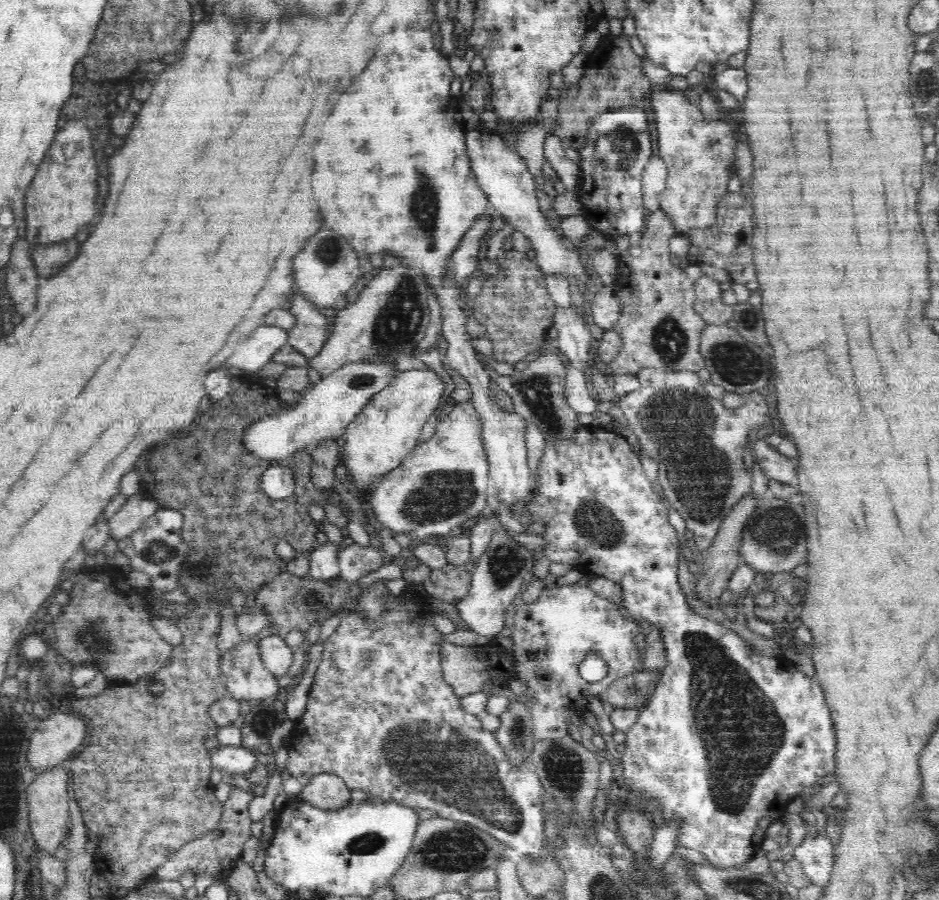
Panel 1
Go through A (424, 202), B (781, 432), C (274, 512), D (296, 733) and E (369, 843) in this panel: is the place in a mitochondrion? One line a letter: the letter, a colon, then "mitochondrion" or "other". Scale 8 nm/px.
A: mitochondrion
B: other
C: other
D: other
E: mitochondrion

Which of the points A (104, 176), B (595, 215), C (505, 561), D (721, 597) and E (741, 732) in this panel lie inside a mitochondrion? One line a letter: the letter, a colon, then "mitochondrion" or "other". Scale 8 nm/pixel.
A: other
B: other
C: mitochondrion
D: other
E: mitochondrion

